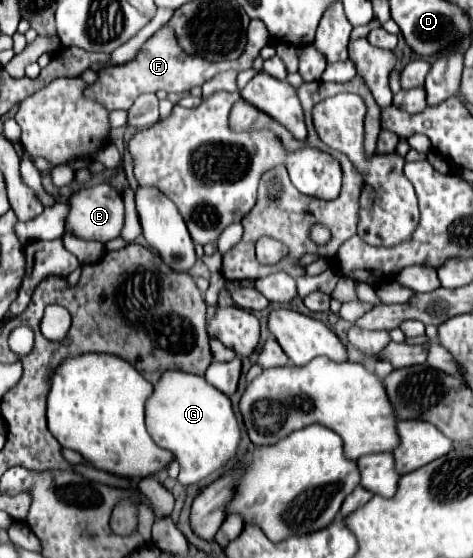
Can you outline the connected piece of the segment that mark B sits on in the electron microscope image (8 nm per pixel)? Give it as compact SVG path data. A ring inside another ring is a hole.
M102 183L96 187L78 189L76 193L70 195L68 203L70 203L70 211L66 215L64 229L74 237L86 241L100 241L100 243L108 243L110 239L120 237L120 231L124 227L124 201L110 185Z

